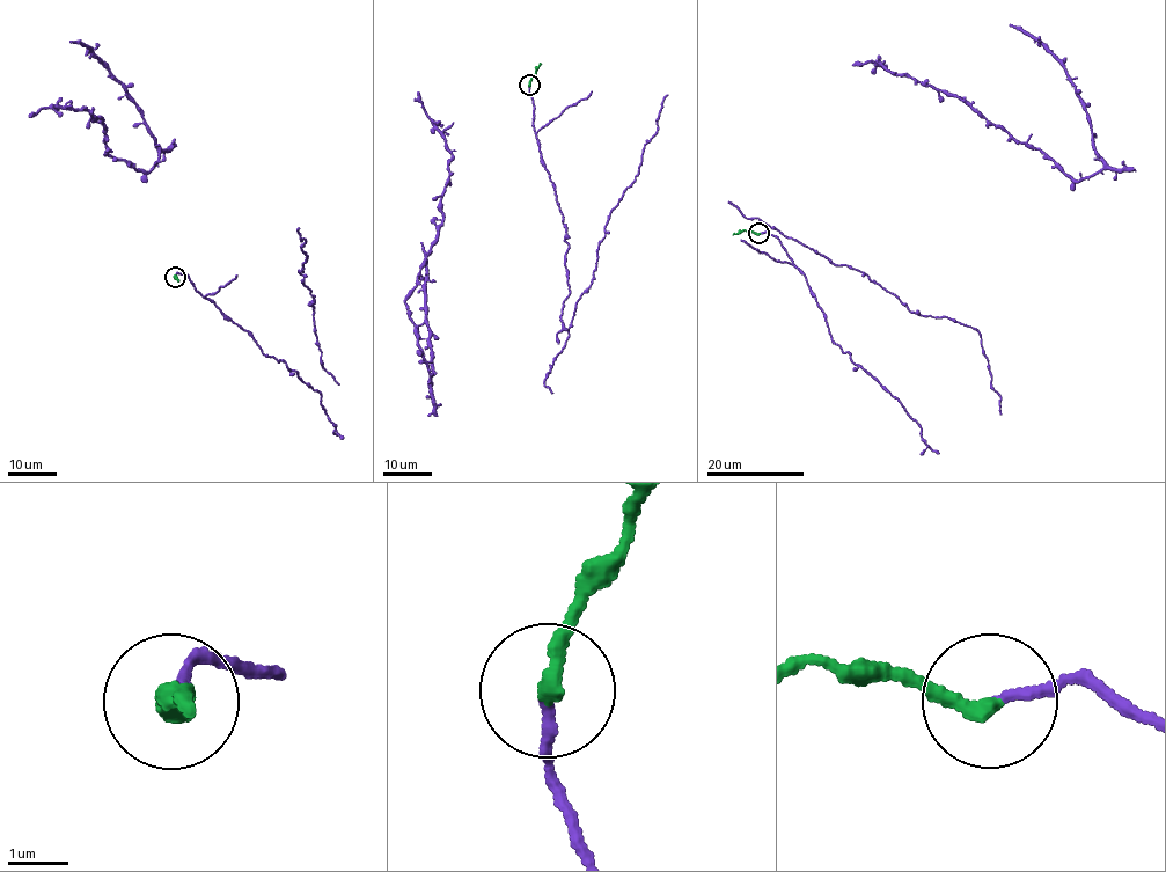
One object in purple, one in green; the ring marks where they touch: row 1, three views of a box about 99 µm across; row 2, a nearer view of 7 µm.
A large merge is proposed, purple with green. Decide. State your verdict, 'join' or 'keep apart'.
keep apart

